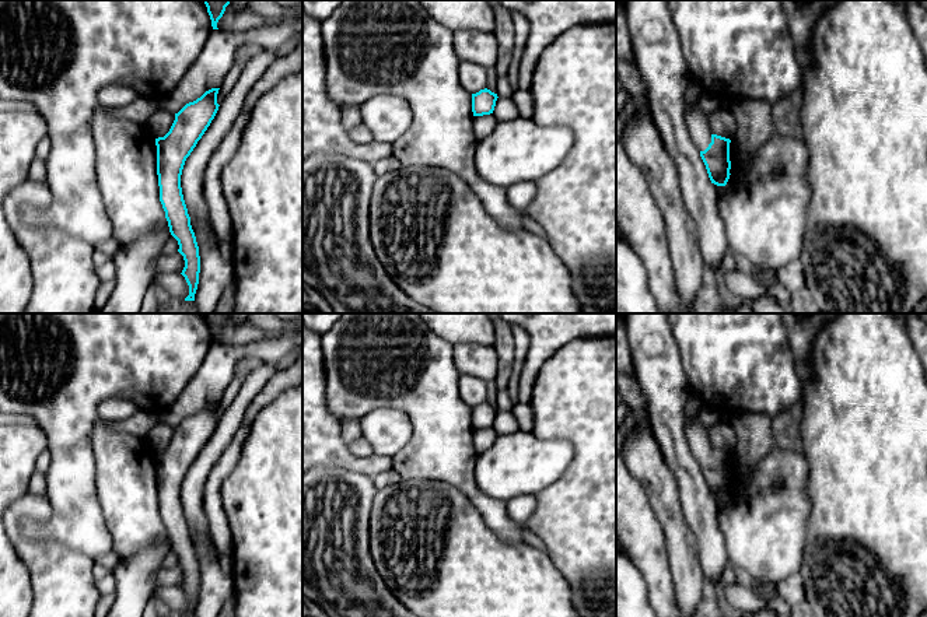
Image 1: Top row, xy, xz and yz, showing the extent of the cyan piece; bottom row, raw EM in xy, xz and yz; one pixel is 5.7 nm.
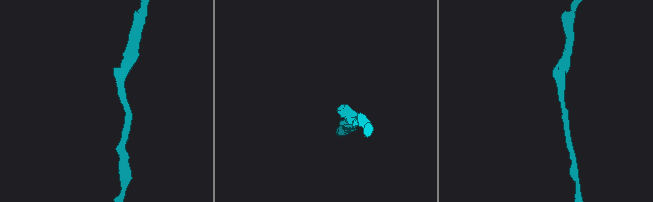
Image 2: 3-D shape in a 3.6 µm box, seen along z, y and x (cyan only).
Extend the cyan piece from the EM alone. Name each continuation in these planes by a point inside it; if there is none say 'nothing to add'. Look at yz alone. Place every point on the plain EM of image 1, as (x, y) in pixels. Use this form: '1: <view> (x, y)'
1: yz (699, 442)

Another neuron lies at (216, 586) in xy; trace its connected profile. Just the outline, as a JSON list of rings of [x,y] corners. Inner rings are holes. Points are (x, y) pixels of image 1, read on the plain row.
[[[190,533],[200,569],[199,597],[195,607],[196,617],[217,617],[224,602],[232,596],[232,576],[223,571],[213,557],[214,544],[203,533]]]

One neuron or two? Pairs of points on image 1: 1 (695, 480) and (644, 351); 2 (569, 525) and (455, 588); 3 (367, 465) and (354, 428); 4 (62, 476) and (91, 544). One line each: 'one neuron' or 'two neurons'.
1: one neuron
2: two neurons
3: two neurons
4: one neuron

